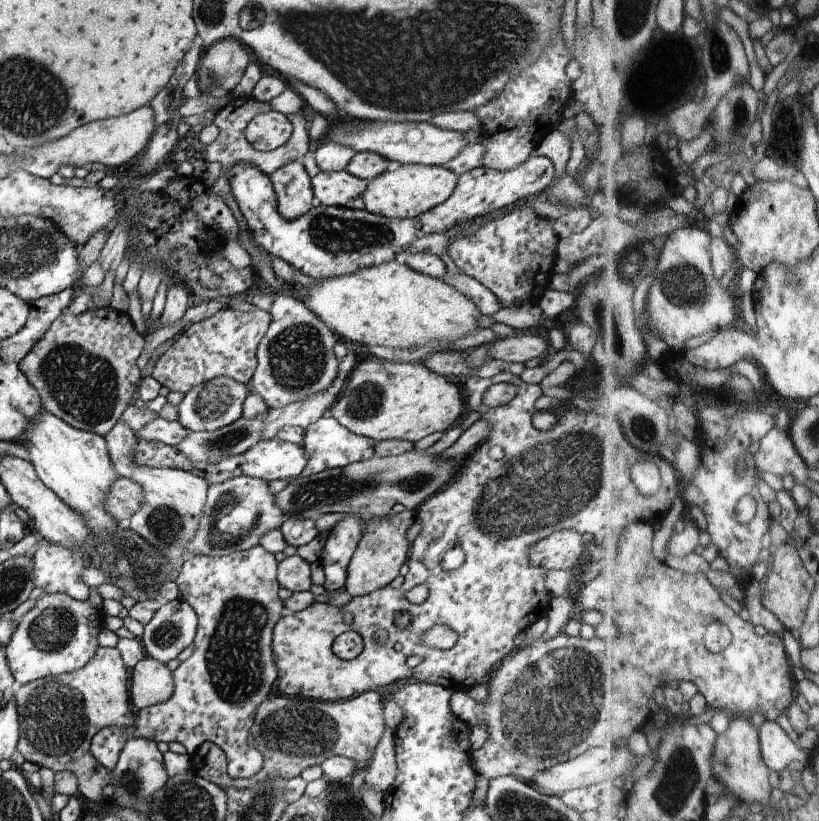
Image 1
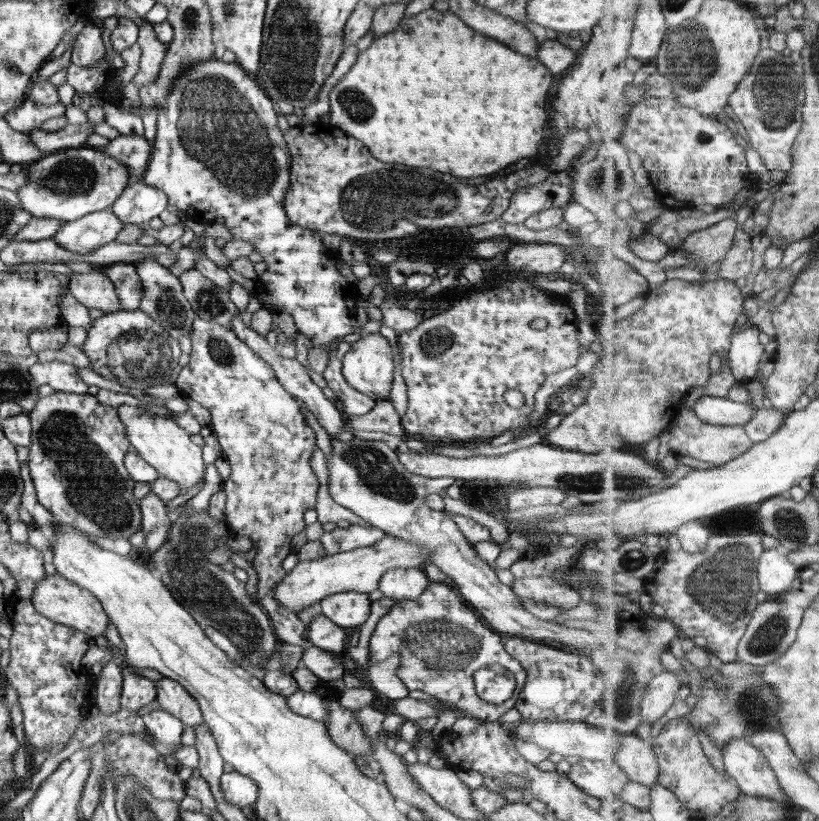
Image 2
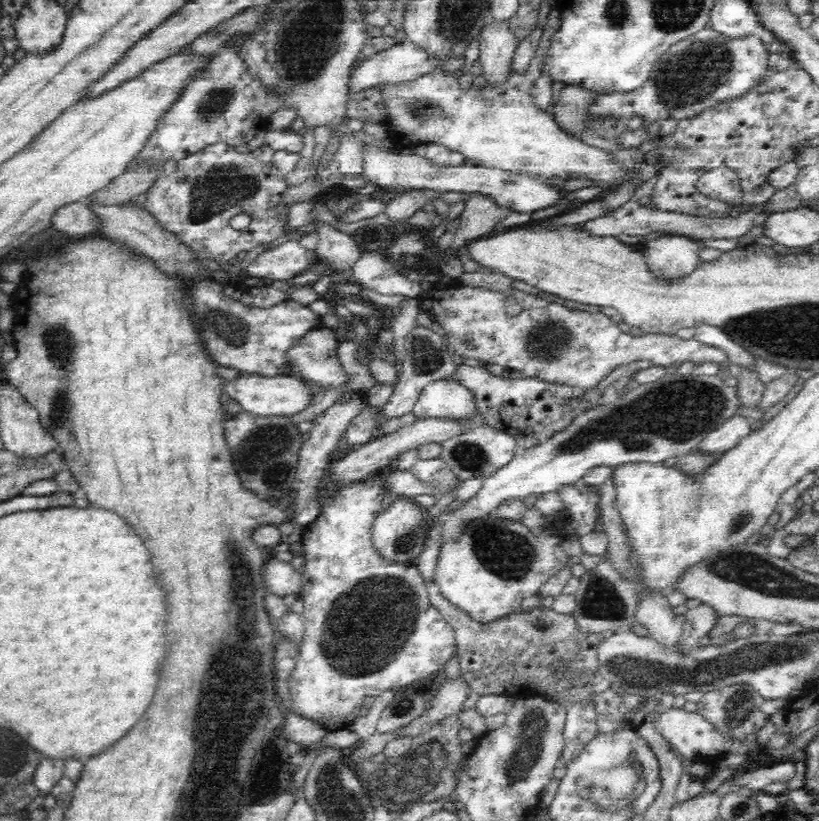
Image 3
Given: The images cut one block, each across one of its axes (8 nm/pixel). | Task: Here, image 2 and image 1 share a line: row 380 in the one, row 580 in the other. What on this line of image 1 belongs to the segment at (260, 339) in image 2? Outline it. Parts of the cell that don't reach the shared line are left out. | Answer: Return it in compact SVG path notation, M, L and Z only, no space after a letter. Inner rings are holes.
M299 555L287 557L278 563L277 579L282 587L298 591L310 591L312 579L310 578L310 563Z

